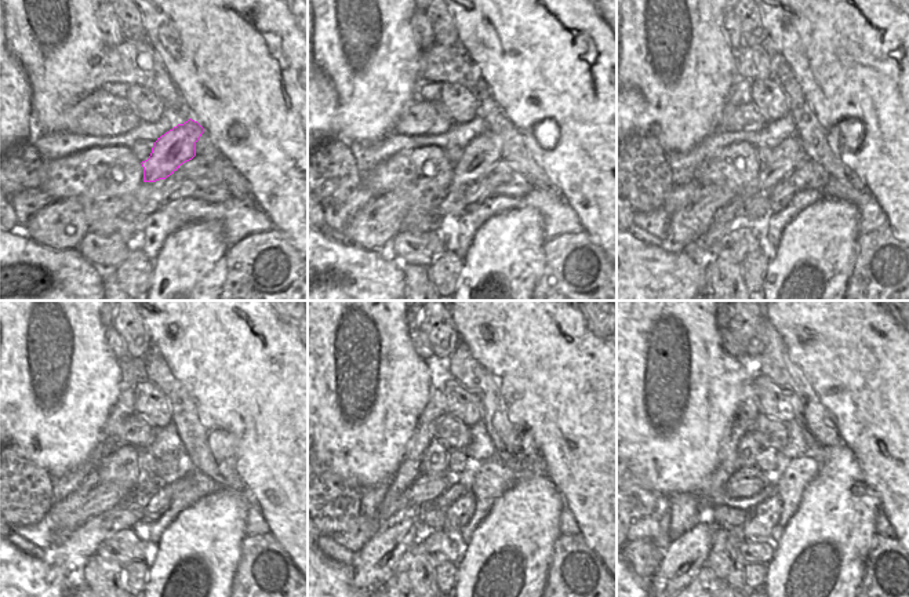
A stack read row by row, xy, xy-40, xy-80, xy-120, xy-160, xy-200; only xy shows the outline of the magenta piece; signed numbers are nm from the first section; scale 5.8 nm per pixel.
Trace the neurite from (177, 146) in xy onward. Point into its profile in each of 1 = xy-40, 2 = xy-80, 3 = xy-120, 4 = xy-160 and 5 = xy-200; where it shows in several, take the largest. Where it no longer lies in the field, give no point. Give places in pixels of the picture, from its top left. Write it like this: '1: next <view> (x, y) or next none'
1: next xy-40 (482, 152)
2: next xy-80 (788, 155)
3: next xy-120 (73, 553)
4: next xy-160 (375, 563)
5: next xy-200 (683, 559)

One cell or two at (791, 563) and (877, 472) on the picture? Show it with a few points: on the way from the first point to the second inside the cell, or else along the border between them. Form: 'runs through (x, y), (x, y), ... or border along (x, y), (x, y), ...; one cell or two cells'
border along (854, 454), (862, 480), (879, 498), (880, 509); two cells

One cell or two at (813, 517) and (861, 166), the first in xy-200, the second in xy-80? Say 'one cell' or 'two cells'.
two cells

